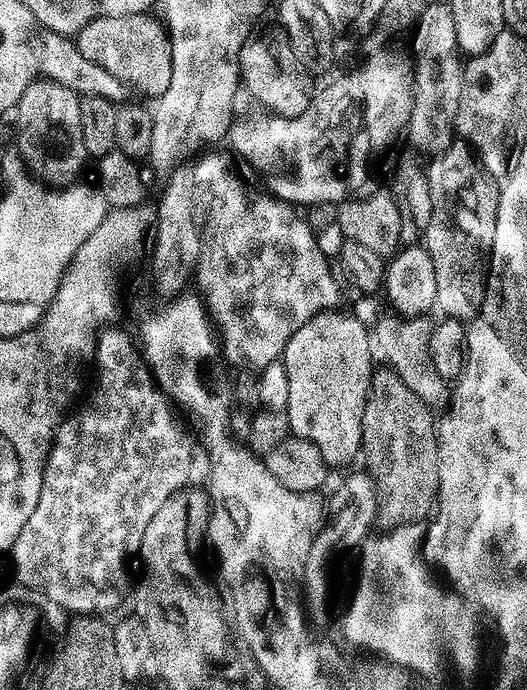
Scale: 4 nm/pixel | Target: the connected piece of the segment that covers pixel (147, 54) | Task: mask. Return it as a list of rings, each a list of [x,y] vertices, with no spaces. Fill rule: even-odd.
[[[129,14],[126,17],[98,17],[85,26],[74,36],[77,50],[90,62],[102,66],[102,70],[110,70],[114,78],[120,80],[121,85],[133,88],[144,96],[155,98],[170,86],[170,70],[172,69],[172,43],[168,41],[167,27],[152,14]]]

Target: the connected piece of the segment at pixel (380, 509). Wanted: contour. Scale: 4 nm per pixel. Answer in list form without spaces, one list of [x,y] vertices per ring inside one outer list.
[[[380,368],[372,375],[360,422],[359,459],[361,467],[372,480],[375,496],[373,523],[379,531],[415,521],[418,512],[431,509],[439,488],[436,418],[433,411],[391,372]]]

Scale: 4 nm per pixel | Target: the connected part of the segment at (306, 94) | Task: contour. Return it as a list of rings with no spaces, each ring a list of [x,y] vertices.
[[[273,26],[265,32],[257,31],[248,37],[240,51],[240,82],[243,91],[248,91],[262,107],[265,113],[282,118],[294,118],[306,110],[312,101],[314,88],[308,85],[309,73],[305,72],[290,50],[290,38],[286,38],[283,28]]]

